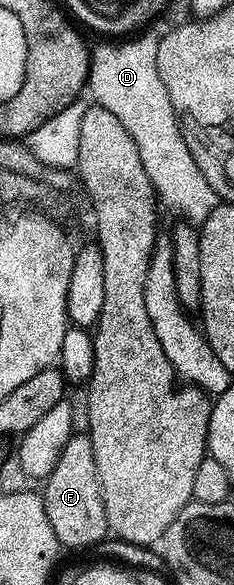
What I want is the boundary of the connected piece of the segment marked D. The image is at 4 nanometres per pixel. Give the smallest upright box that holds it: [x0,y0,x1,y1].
[86,34,218,225]

